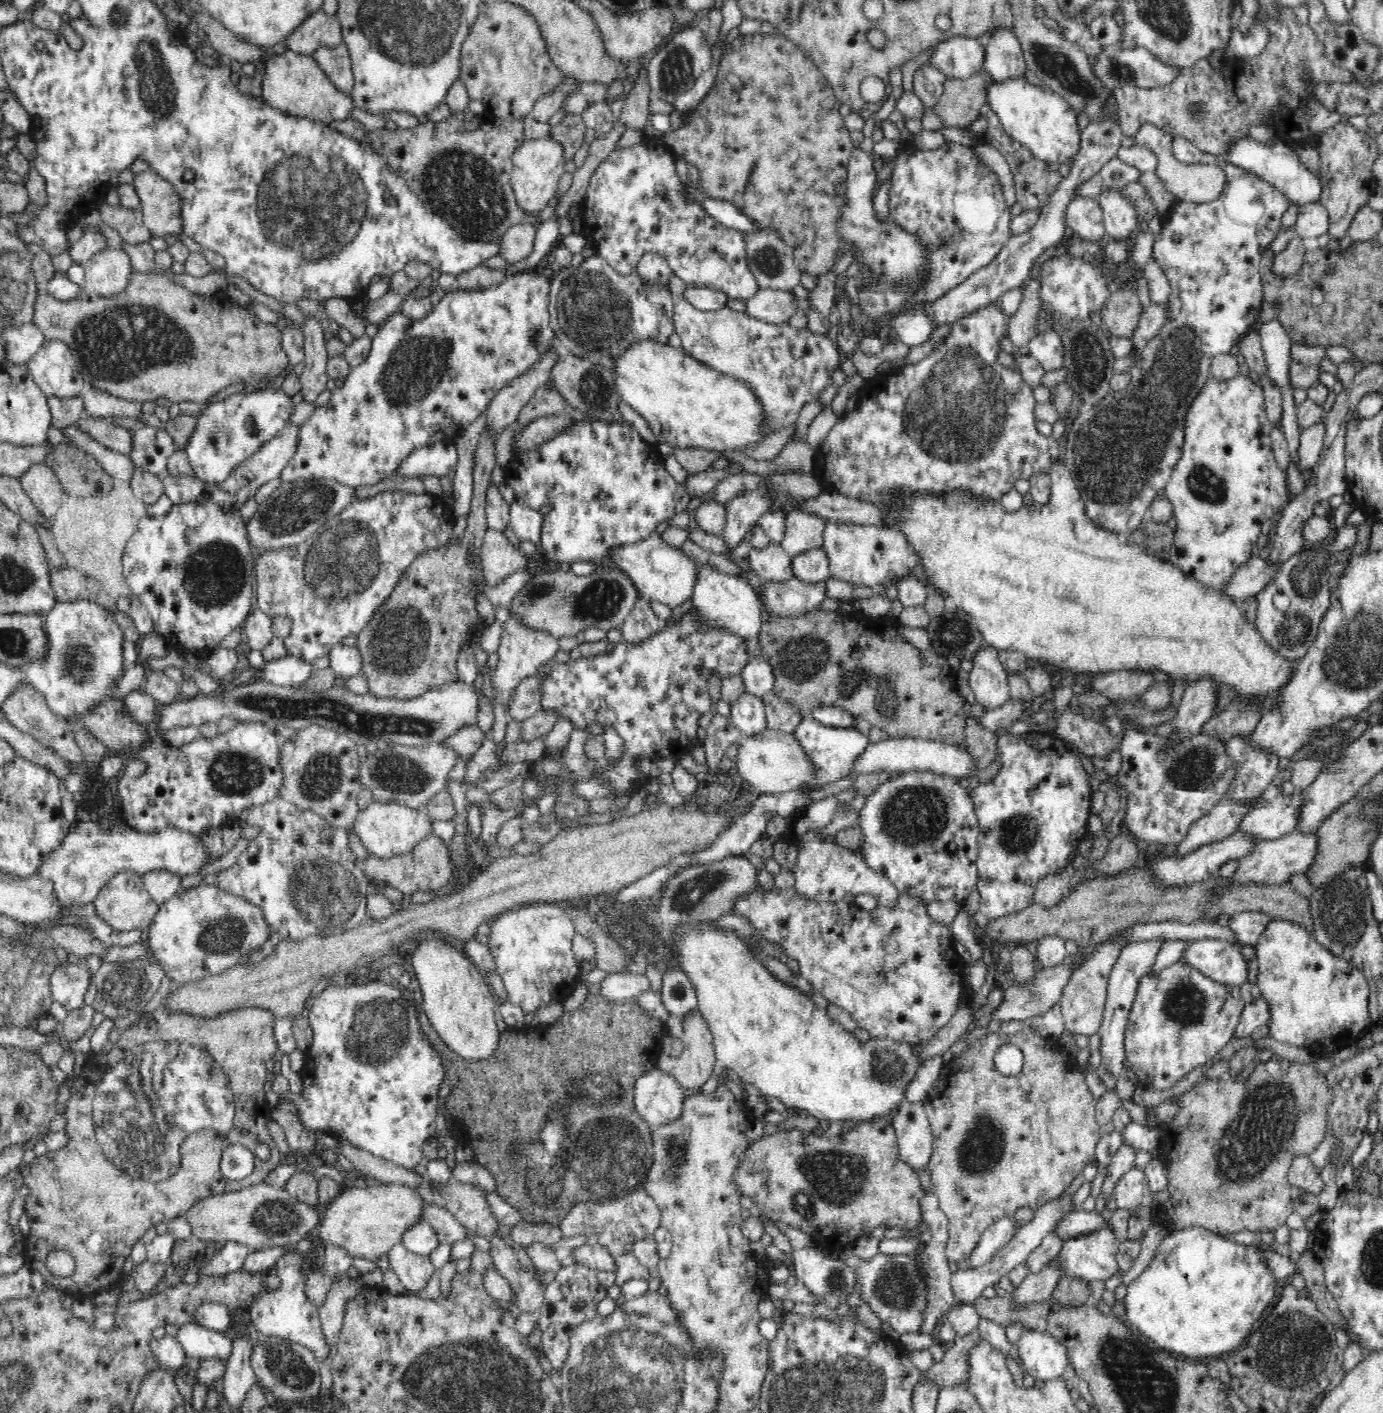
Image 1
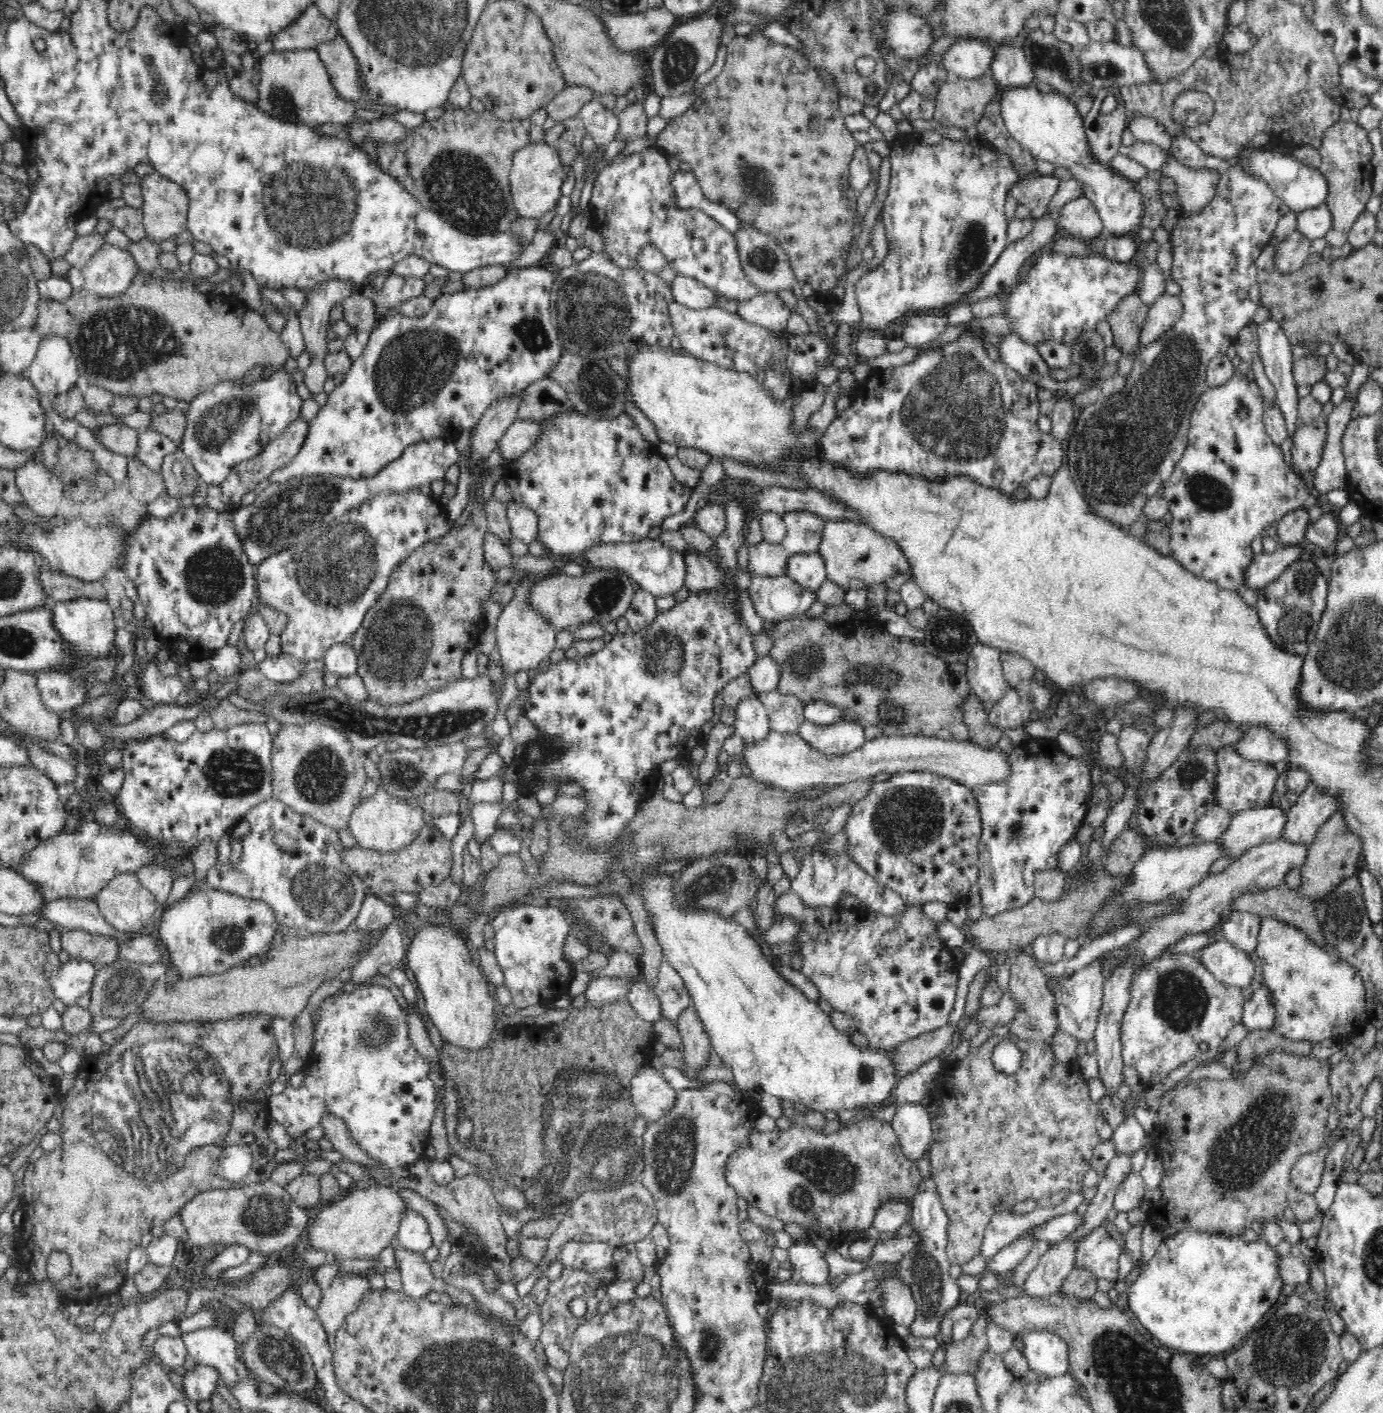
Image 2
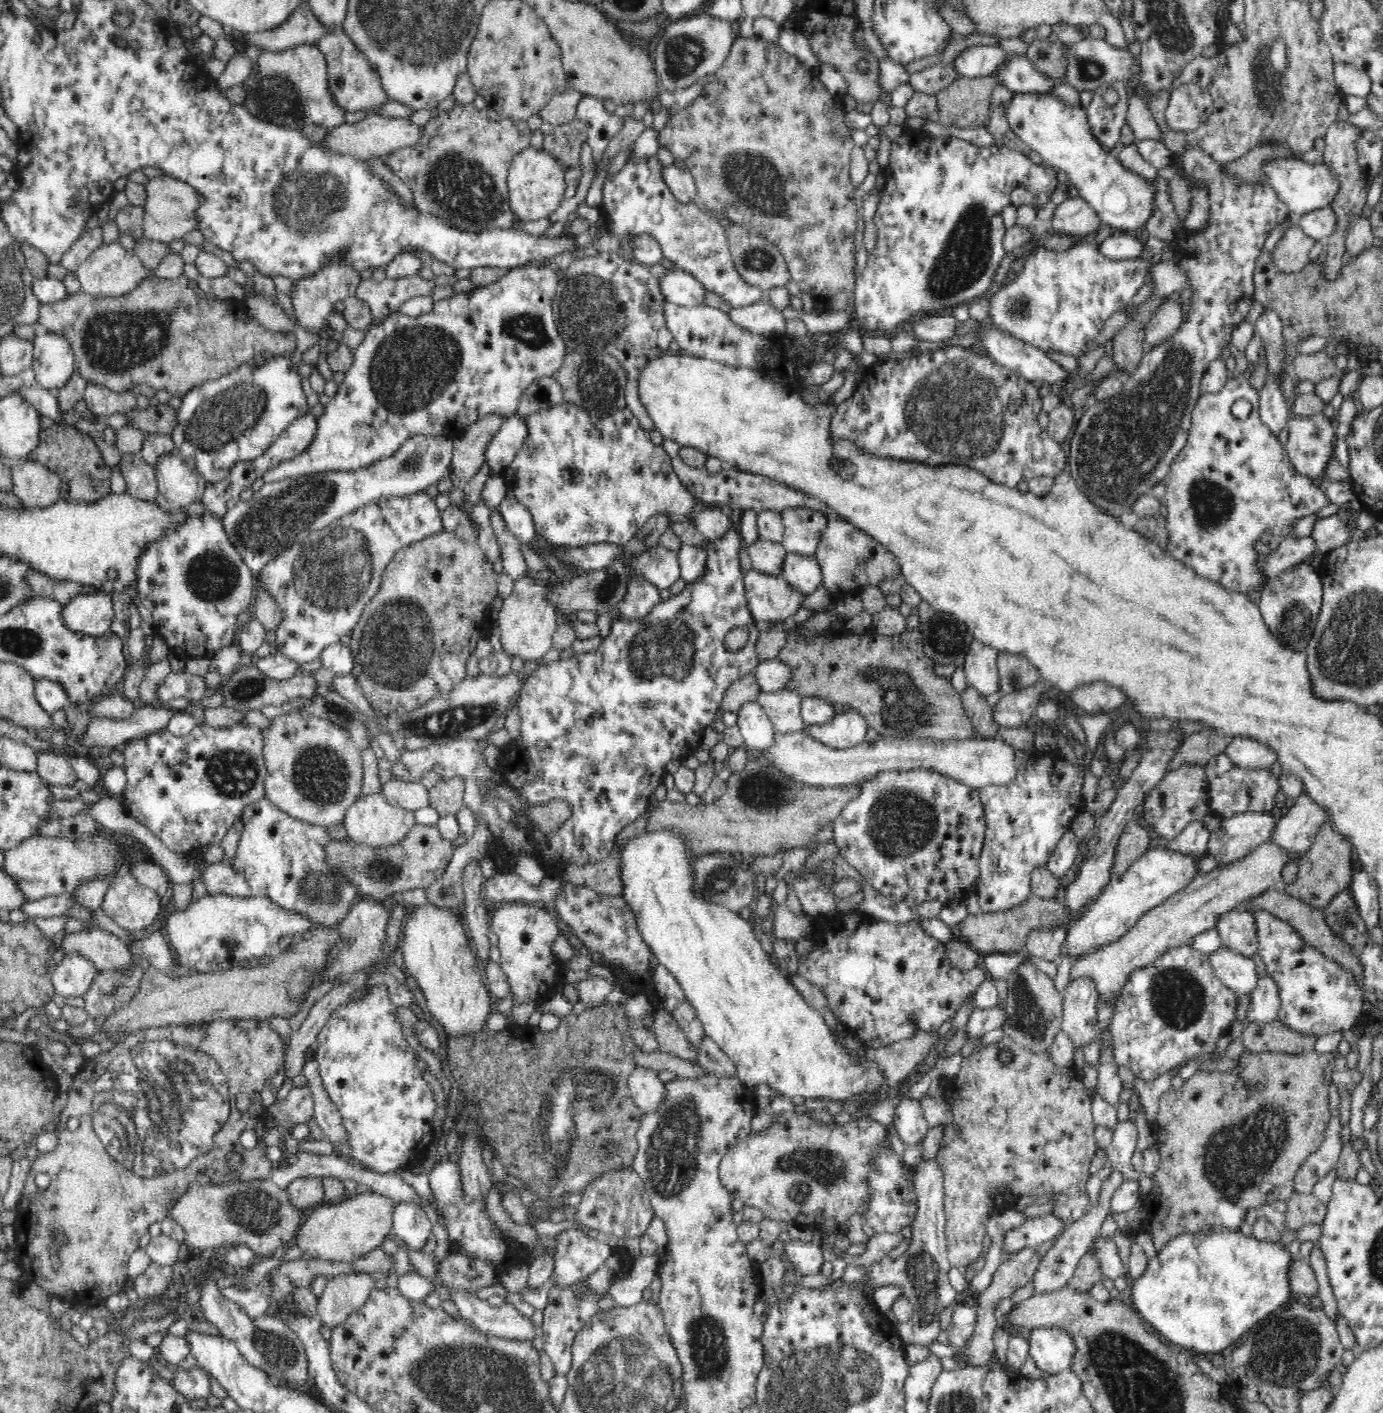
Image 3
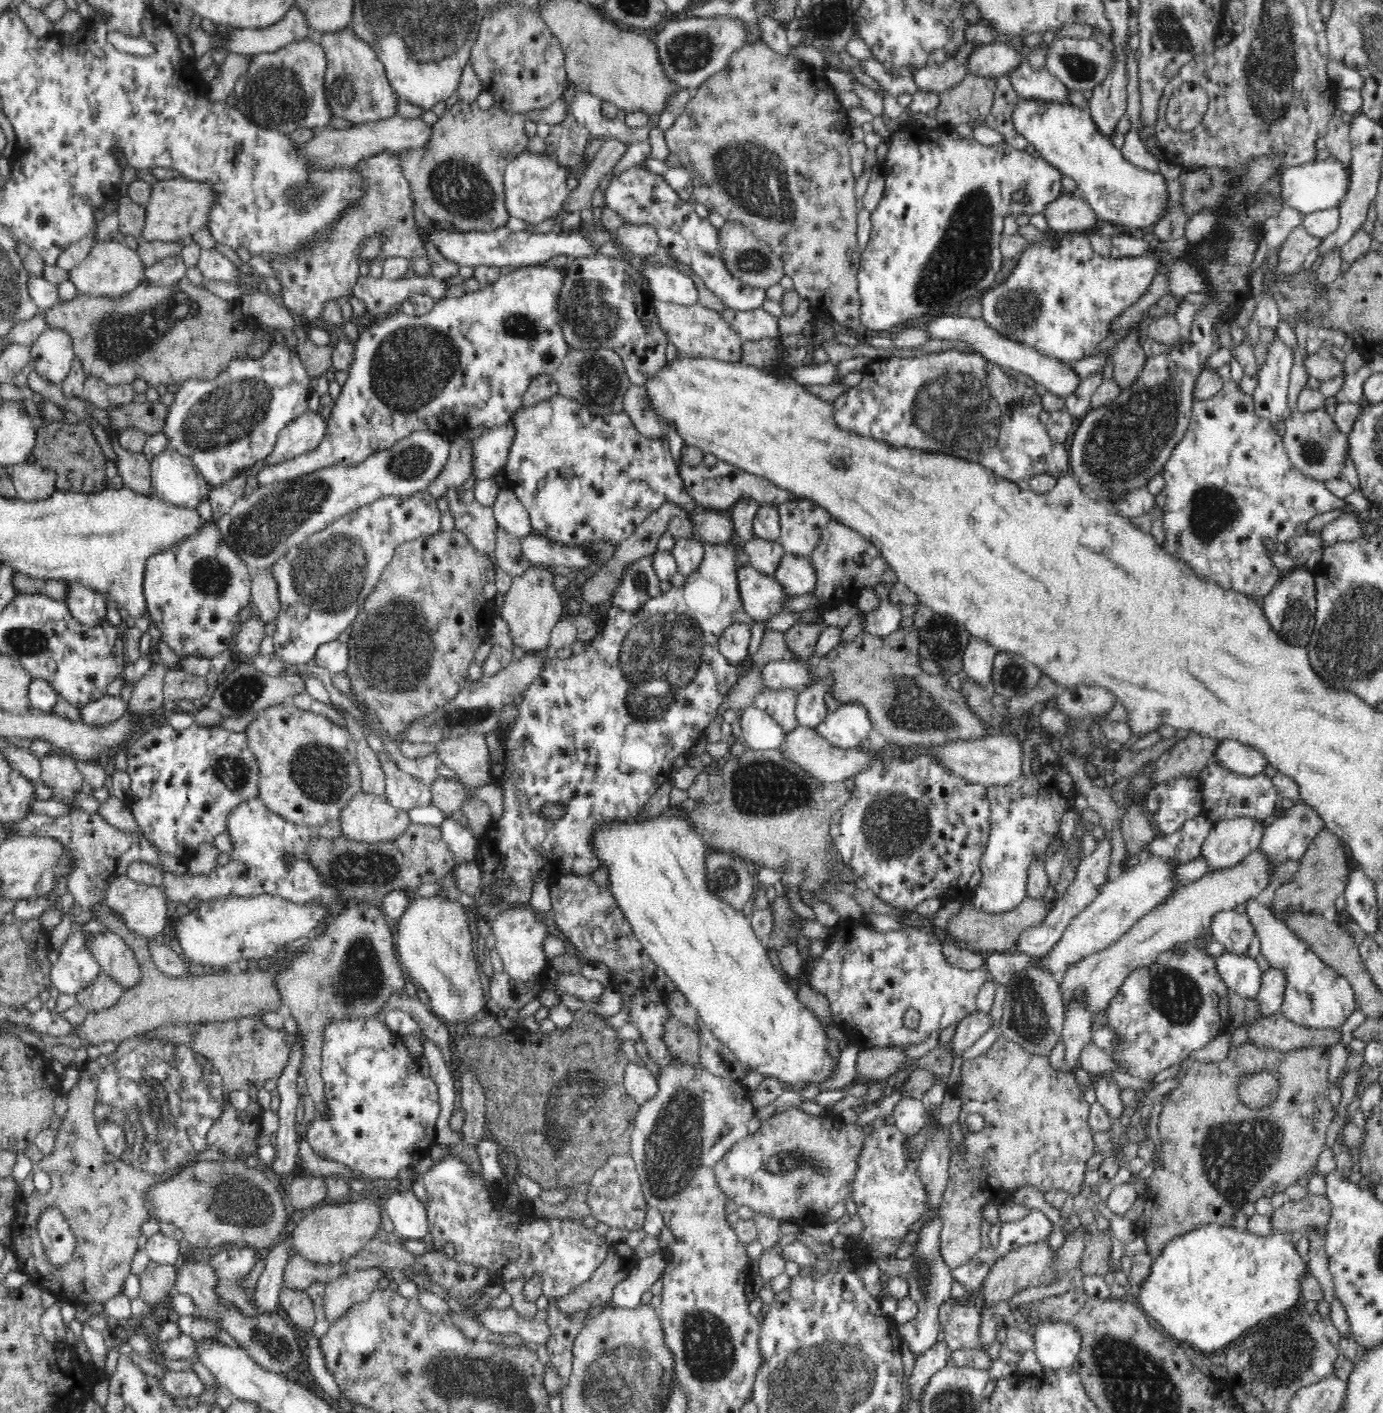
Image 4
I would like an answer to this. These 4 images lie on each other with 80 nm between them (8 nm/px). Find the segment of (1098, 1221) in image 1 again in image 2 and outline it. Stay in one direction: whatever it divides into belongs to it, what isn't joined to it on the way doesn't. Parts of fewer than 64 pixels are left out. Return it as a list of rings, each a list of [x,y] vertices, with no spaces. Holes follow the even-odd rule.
[[[1078,1212],[1062,1214],[1034,1227],[1034,1237],[1036,1237],[1036,1241],[1045,1240],[1048,1243],[1064,1242],[1082,1224],[1084,1224],[1084,1214],[1080,1215]]]

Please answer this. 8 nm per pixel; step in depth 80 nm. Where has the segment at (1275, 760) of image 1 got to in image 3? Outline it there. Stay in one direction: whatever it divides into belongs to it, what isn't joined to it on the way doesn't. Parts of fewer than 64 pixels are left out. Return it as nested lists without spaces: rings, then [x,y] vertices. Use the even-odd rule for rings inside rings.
[[[1226,752],[1214,756],[1206,765],[1208,777],[1209,807],[1223,818],[1230,818],[1246,811],[1263,812],[1273,810],[1278,792],[1278,779],[1271,769],[1248,770],[1234,765]]]

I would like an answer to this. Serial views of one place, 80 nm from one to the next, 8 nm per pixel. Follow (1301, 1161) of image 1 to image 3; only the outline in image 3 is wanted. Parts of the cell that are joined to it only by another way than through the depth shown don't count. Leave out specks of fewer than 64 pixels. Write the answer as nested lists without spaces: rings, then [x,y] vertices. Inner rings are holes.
[[[1331,1117],[1320,1147],[1300,1164],[1294,1176],[1293,1185],[1296,1194],[1313,1193],[1314,1185],[1336,1166],[1344,1143],[1341,1130],[1340,1117]]]

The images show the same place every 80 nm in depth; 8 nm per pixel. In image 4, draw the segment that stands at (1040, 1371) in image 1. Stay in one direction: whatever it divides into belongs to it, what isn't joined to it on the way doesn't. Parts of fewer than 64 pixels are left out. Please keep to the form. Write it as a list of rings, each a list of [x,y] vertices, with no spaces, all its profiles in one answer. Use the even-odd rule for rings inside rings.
[[[1064,1321],[1038,1322],[1034,1331],[1034,1352],[1043,1368],[1055,1371],[1073,1366],[1081,1349],[1081,1337],[1074,1325]]]

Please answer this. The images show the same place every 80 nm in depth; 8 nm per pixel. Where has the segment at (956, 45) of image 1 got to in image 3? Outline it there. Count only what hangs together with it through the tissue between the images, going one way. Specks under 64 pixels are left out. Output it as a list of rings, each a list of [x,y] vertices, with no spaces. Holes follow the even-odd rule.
[[[976,39],[968,42],[966,48],[950,63],[956,74],[975,79],[986,77],[998,71],[1006,63],[1006,54],[997,44]]]

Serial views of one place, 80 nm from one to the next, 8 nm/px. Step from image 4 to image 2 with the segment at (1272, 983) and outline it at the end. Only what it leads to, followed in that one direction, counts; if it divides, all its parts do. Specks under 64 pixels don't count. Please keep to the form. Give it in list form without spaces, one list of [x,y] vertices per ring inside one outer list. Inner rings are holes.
[[[1262,986],[1253,992],[1254,996],[1245,1002],[1241,1016],[1241,1024],[1248,1032],[1274,1024],[1275,1005],[1270,991]]]

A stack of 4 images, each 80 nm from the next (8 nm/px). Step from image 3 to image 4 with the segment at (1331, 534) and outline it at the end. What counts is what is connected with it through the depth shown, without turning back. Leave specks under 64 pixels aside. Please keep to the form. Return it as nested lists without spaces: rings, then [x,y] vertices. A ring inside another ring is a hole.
[[[1346,512],[1345,515],[1328,522],[1319,532],[1322,548],[1327,549],[1336,543],[1343,543],[1362,537],[1361,515]]]

